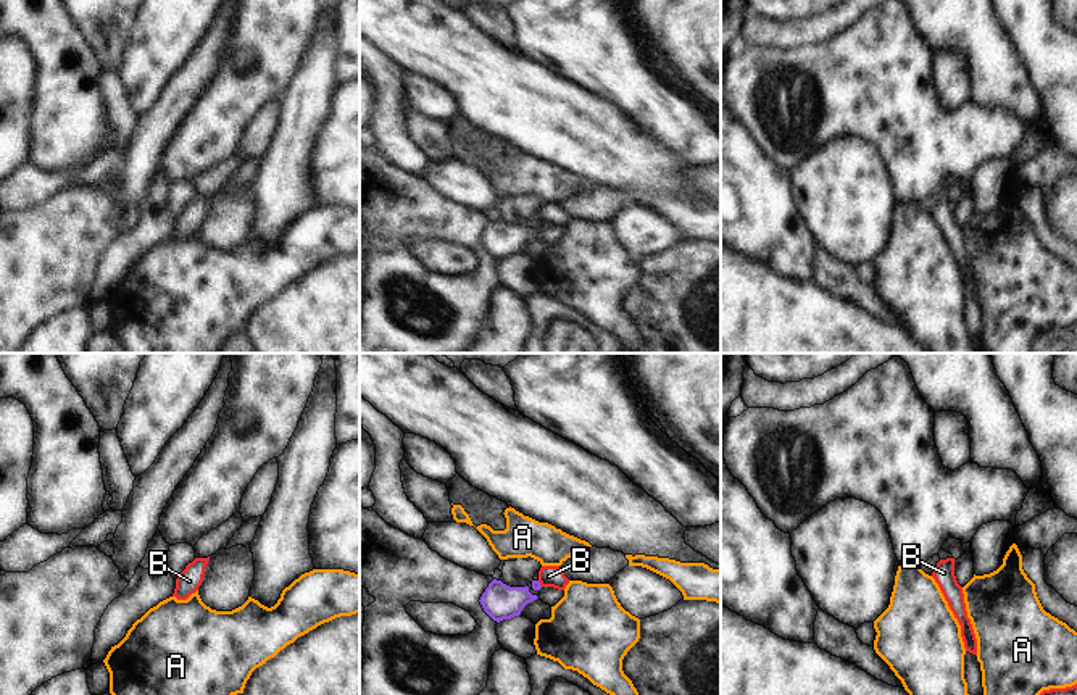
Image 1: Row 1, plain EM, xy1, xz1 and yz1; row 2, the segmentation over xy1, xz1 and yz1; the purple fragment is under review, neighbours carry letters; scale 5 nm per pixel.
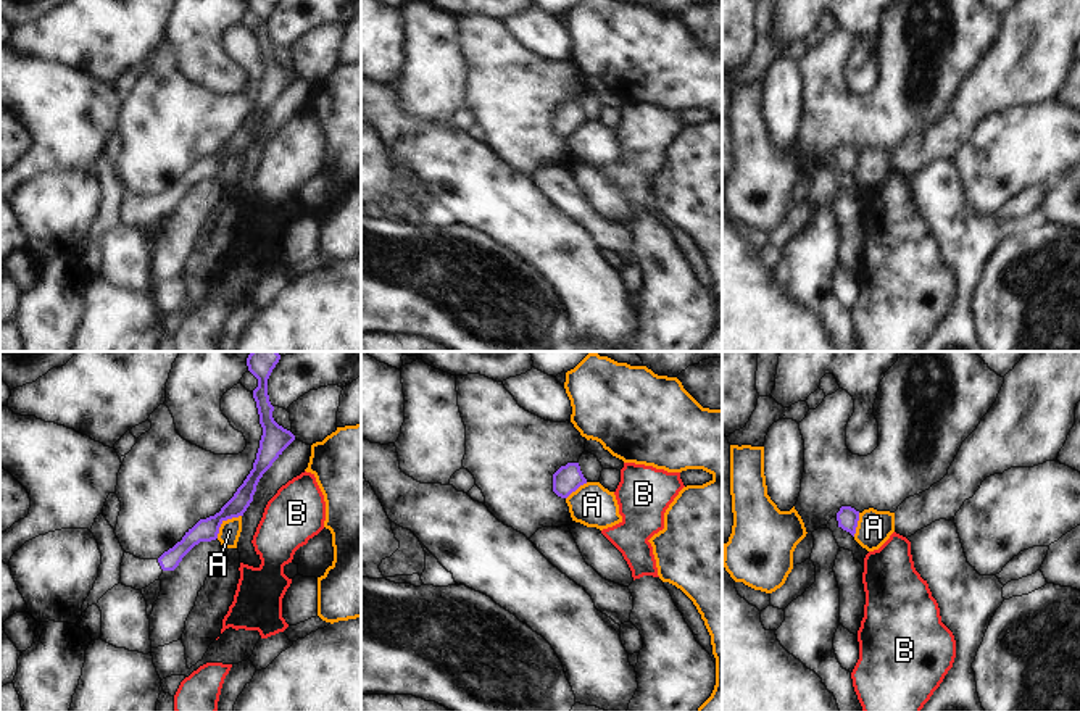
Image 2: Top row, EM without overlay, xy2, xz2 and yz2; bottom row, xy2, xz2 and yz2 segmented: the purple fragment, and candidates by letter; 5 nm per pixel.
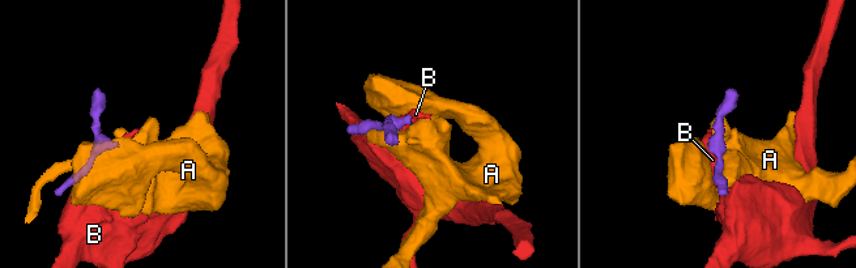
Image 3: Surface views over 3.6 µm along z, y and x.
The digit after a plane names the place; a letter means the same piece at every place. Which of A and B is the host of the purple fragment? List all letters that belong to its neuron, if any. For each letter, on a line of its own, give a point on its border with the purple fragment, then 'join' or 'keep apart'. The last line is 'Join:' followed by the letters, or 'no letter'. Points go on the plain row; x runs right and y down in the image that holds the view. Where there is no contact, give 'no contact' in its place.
A: xy2 (224, 158) | keep apart
B: xz1 (539, 223) | keep apart
Join: no letter

